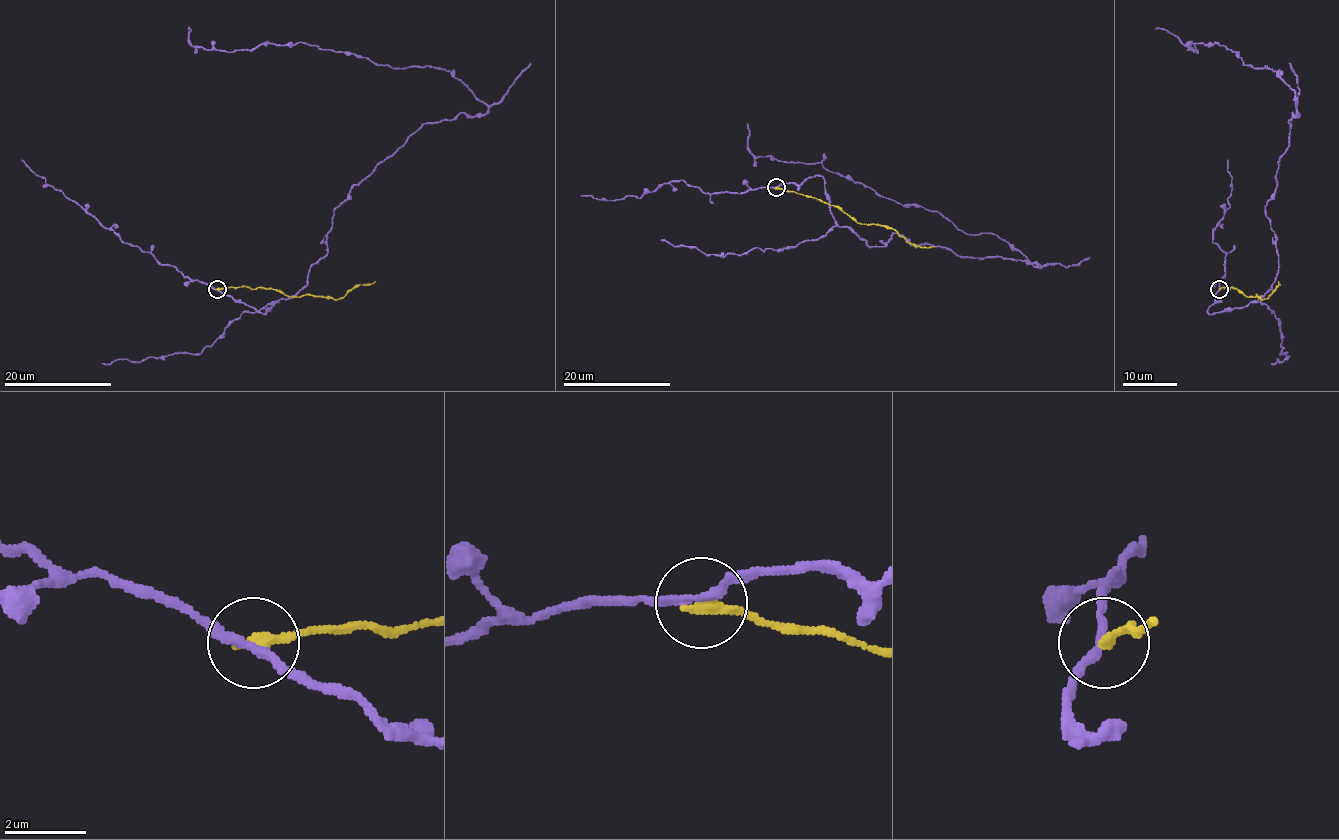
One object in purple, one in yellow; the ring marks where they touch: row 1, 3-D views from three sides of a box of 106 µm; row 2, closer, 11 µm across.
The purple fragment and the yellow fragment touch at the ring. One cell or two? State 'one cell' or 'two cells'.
two cells

